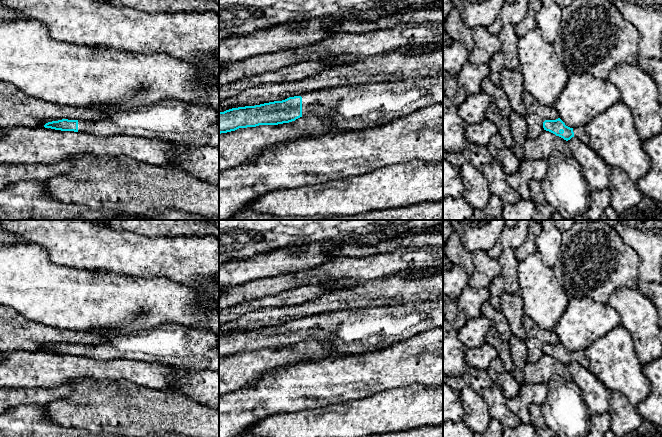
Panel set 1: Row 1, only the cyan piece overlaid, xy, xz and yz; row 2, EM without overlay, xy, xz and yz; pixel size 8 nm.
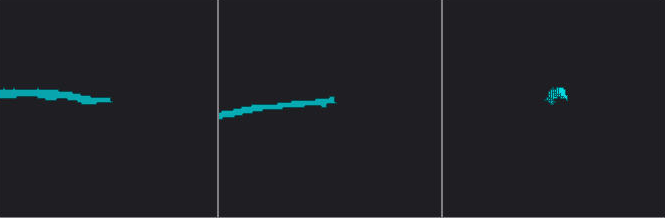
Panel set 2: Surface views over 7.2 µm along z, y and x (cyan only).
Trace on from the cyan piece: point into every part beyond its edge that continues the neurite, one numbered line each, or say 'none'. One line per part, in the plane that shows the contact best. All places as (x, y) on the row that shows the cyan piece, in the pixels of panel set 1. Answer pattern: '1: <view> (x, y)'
1: xz (355, 107)

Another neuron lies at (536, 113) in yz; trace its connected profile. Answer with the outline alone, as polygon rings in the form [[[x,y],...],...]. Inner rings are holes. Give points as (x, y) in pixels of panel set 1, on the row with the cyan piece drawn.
[[[524,91],[522,101],[526,109],[525,118],[528,124],[527,137],[530,139],[537,138],[544,131],[543,122],[545,120],[556,120],[559,118],[559,114],[553,106],[540,104],[527,91]]]

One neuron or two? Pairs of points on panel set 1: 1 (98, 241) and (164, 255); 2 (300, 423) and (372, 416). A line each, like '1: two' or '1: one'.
1: one
2: one

